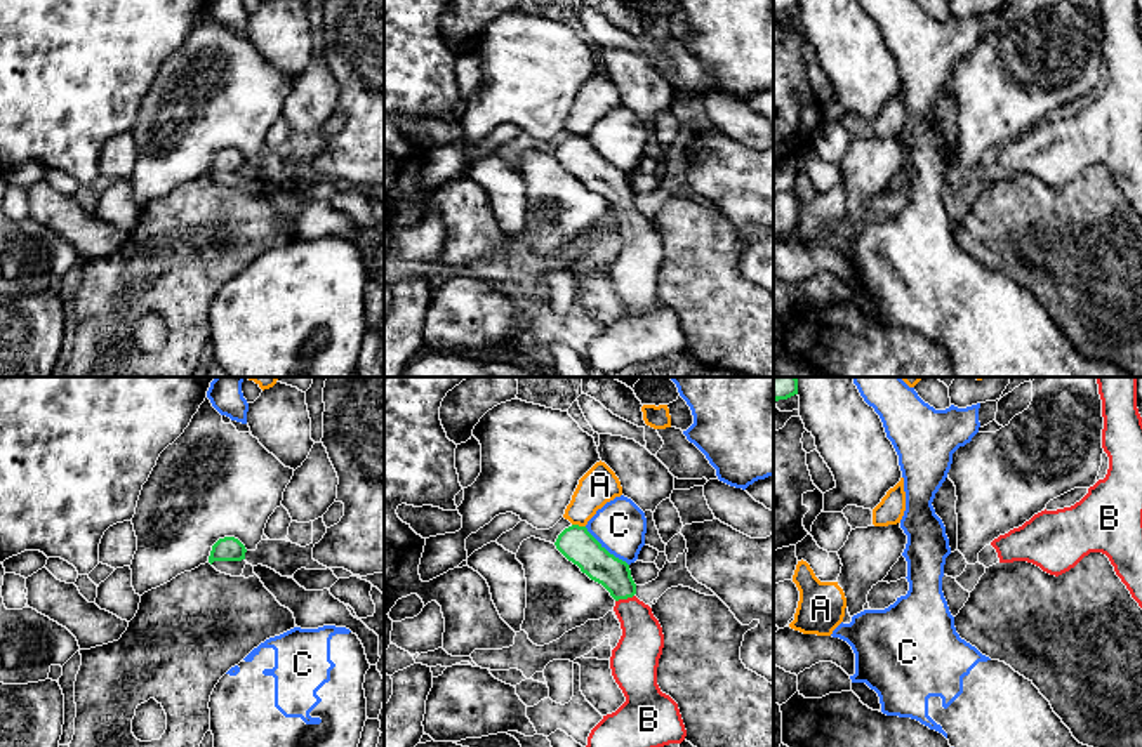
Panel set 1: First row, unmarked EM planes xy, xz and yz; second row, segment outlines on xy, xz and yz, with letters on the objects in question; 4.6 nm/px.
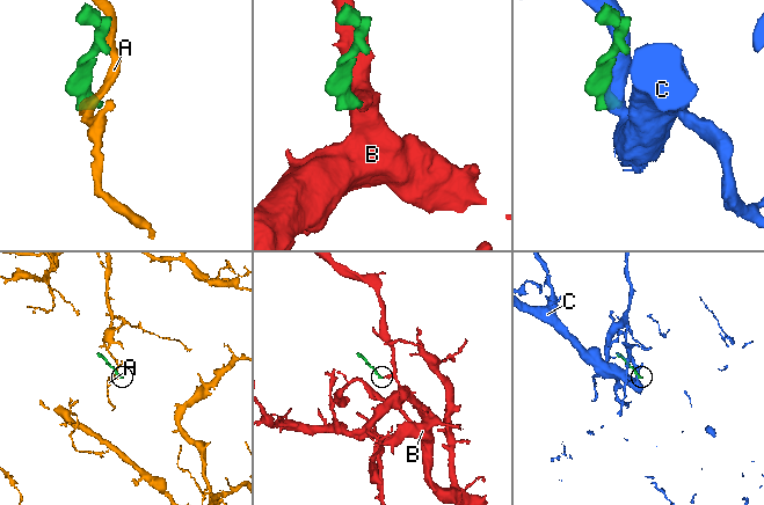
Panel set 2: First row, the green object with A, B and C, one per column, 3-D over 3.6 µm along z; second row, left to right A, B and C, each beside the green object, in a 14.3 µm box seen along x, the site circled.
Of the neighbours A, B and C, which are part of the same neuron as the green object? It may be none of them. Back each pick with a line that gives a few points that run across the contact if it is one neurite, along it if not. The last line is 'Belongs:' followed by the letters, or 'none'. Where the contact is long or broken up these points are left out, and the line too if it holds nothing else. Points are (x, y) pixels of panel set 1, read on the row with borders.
Belongs: B

